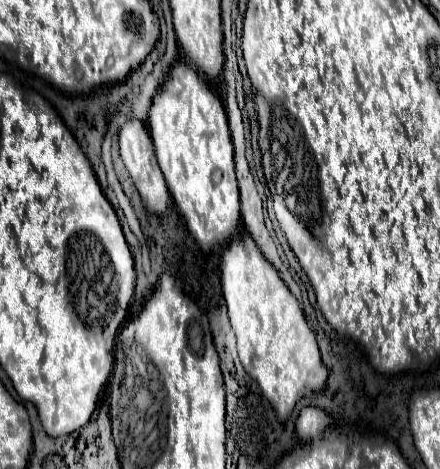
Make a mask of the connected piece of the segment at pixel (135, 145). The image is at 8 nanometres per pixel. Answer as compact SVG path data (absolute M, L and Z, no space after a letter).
M128 118L122 128L120 128L120 156L142 196L142 202L144 206L150 210L150 212L156 212L156 214L164 214L168 204L170 204L170 192L168 192L168 186L166 186L166 180L162 176L162 170L158 166L158 160L156 160L156 152L154 152L154 142L146 130L146 124L136 120L136 118Z

